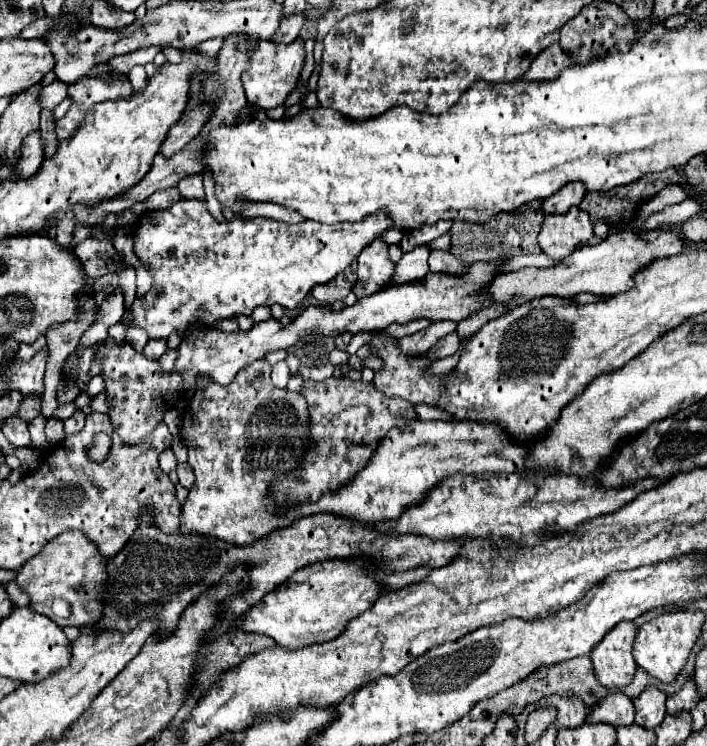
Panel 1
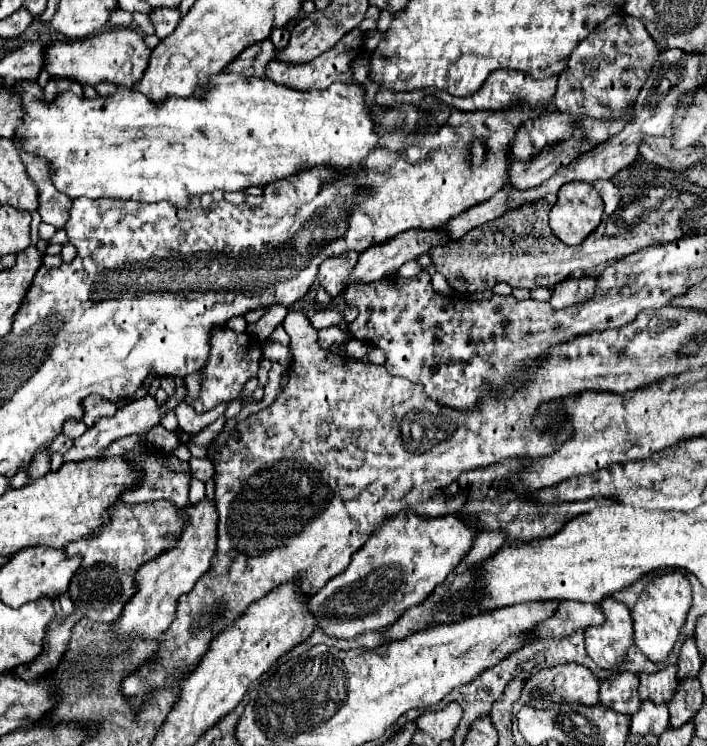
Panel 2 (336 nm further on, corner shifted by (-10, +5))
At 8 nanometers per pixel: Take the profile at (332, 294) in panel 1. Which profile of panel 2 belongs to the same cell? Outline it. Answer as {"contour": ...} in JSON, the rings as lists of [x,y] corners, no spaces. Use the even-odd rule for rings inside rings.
{"contour":[[[350,251],[345,255],[339,255],[339,257],[329,257],[327,261],[321,263],[318,280],[331,297],[337,297],[345,290],[345,281],[356,265],[358,258],[358,253]]]}

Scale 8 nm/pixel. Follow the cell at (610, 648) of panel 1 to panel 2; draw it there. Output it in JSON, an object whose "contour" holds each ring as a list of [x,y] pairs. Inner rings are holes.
{"contour":[[[605,597],[599,607],[605,613],[605,621],[585,629],[585,649],[599,667],[613,669],[625,661],[627,649],[633,645],[631,613],[613,597]]]}

